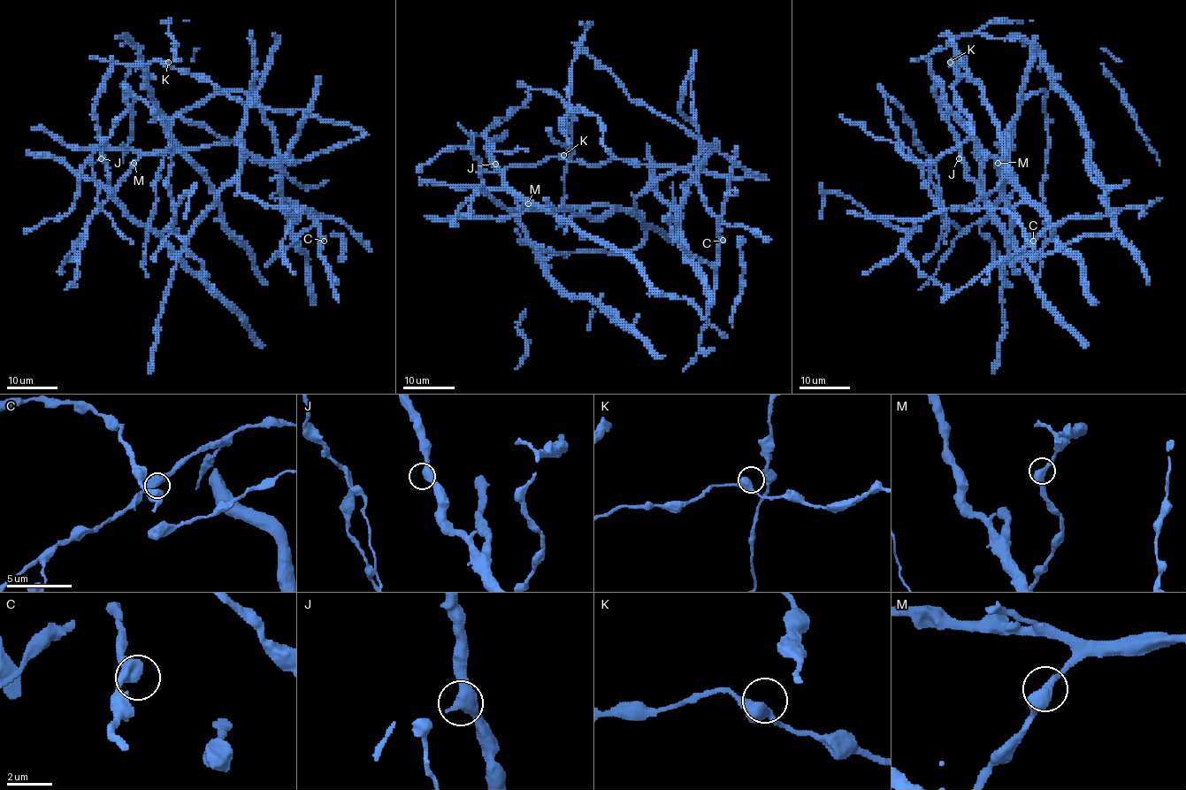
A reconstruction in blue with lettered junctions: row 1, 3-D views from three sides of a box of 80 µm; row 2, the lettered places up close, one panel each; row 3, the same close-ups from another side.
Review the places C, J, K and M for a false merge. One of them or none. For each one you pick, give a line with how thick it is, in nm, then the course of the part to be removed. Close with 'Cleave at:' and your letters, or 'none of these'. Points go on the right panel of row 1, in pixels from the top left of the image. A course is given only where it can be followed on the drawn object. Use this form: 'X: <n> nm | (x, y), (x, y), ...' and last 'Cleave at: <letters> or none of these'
Cleave at: none of these

